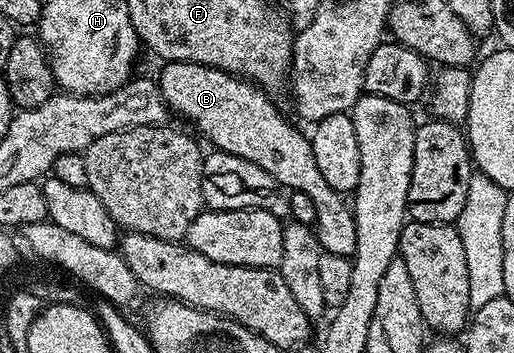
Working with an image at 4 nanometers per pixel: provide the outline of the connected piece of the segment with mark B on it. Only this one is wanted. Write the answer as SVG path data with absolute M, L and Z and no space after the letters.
M170 60L160 66L157 85L176 115L178 112L186 116L213 143L216 151L235 154L235 158L247 158L247 162L255 162L255 166L267 170L278 185L308 194L315 205L315 233L321 252L353 257L355 218L350 201L342 193L331 190L323 174L319 174L312 139L289 124L288 118L273 105L268 91L242 77L195 62Z

